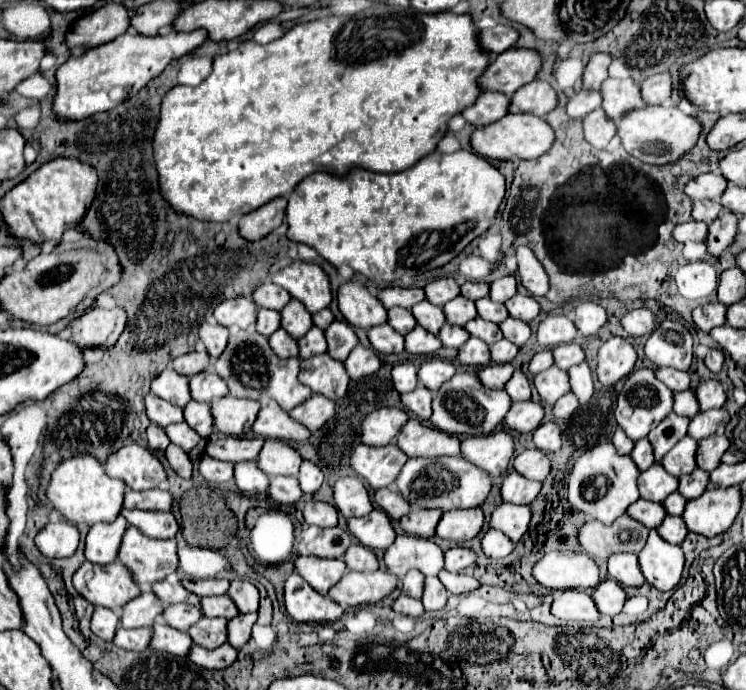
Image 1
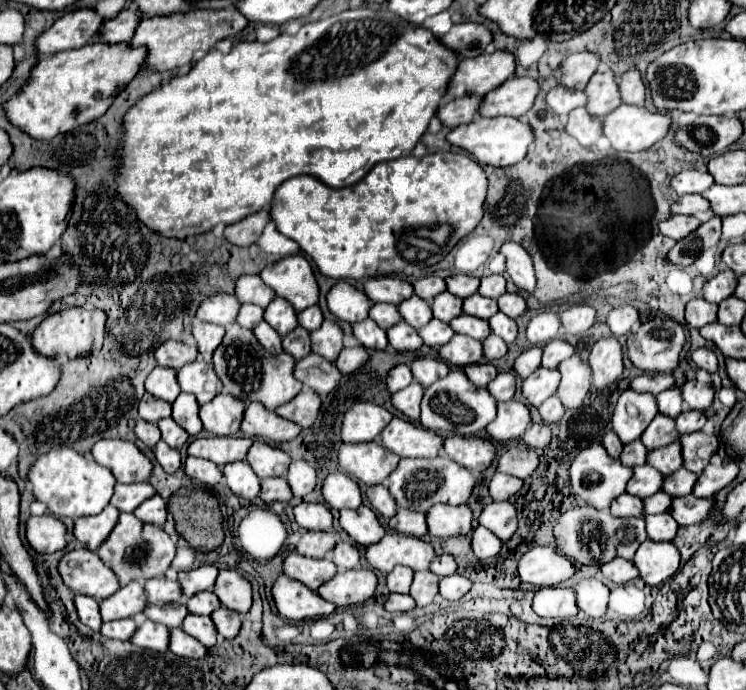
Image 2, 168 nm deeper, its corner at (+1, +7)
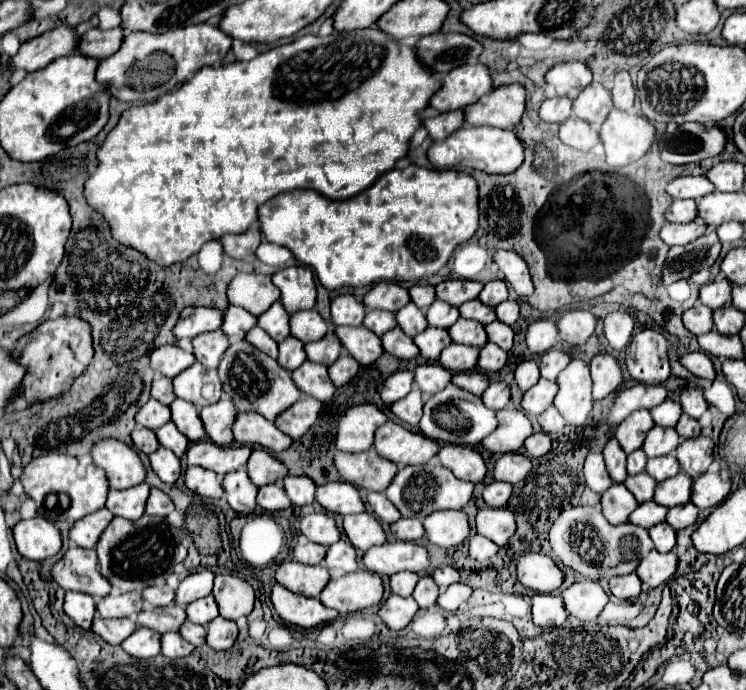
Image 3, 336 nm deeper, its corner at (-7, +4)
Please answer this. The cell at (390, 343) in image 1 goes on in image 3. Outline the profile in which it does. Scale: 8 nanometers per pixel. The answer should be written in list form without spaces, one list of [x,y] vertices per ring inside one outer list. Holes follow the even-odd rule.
[[[337,326],[335,328],[335,336],[339,338],[339,342],[345,346],[345,350],[361,364],[361,366],[369,366],[373,364],[381,354],[381,338],[375,336],[373,332],[369,332],[367,328],[359,326],[359,328],[351,328],[351,326]]]

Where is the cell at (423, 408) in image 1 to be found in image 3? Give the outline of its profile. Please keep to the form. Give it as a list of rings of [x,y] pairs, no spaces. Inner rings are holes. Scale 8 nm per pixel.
[[[413,388],[405,398],[401,398],[399,402],[395,402],[389,408],[403,424],[407,426],[417,426],[417,422],[421,420],[421,412],[423,412],[423,394],[419,388]]]

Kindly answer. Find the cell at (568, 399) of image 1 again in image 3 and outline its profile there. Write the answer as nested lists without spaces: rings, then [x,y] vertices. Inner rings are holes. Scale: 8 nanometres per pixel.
[[[551,406],[547,408],[541,416],[539,416],[539,426],[545,434],[555,434],[555,432],[561,432],[563,426],[565,426],[565,420],[561,420],[559,412]]]

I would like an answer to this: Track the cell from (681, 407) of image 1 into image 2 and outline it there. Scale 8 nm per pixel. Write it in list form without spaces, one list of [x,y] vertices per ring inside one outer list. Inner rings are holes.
[[[673,387],[669,391],[663,391],[657,395],[657,405],[659,411],[669,415],[669,417],[677,417],[683,411],[683,397],[681,397],[681,389]]]

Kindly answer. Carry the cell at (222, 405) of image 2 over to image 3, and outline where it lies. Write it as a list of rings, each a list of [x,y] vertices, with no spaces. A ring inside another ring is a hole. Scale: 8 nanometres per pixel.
[[[219,400],[201,410],[201,422],[211,442],[221,446],[229,446],[233,442],[233,416],[237,416],[237,410],[233,408],[231,400]]]

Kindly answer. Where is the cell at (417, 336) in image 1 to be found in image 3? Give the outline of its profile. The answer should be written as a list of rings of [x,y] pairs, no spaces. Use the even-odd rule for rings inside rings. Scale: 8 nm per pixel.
[[[399,328],[385,332],[381,336],[381,346],[383,346],[383,352],[387,352],[395,358],[401,358],[401,360],[411,360],[411,358],[419,356],[413,340],[409,336],[405,336]]]

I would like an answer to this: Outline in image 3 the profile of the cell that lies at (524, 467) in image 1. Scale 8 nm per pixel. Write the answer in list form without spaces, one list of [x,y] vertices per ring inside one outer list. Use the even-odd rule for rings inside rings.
[[[515,452],[513,454],[503,454],[495,462],[493,478],[501,480],[501,482],[517,484],[517,482],[521,482],[527,476],[529,470],[531,470],[531,462],[529,462],[527,456],[515,454]]]

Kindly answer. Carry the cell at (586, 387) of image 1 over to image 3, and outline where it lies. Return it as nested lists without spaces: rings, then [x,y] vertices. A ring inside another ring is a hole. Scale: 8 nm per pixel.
[[[573,358],[569,366],[557,376],[557,396],[553,400],[553,406],[559,410],[559,414],[565,418],[571,426],[581,426],[587,420],[587,414],[591,412],[591,374],[589,364]]]

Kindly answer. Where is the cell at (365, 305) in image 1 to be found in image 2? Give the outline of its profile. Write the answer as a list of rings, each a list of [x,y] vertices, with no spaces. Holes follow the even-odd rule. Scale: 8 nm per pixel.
[[[337,281],[327,293],[327,305],[337,319],[357,323],[369,317],[373,303],[369,301],[369,297],[365,297],[363,291],[355,289],[347,281]]]

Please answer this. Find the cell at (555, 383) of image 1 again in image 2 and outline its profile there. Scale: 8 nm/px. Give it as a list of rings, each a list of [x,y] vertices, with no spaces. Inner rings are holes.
[[[539,367],[537,371],[533,371],[523,381],[523,395],[525,395],[525,399],[531,405],[539,407],[549,395],[555,395],[557,393],[559,381],[561,381],[561,373],[557,369]]]

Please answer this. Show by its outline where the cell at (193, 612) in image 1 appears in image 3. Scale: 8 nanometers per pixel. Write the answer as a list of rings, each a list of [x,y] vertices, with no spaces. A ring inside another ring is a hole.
[[[177,604],[165,606],[165,608],[153,608],[153,610],[143,610],[137,616],[137,624],[151,628],[159,634],[173,632],[185,622],[185,610],[179,608]]]

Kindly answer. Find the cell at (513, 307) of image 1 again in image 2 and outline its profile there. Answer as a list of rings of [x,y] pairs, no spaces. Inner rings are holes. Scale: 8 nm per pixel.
[[[503,293],[499,299],[499,311],[509,315],[509,317],[519,317],[527,311],[527,303],[525,303],[525,297],[521,297],[519,293]]]

